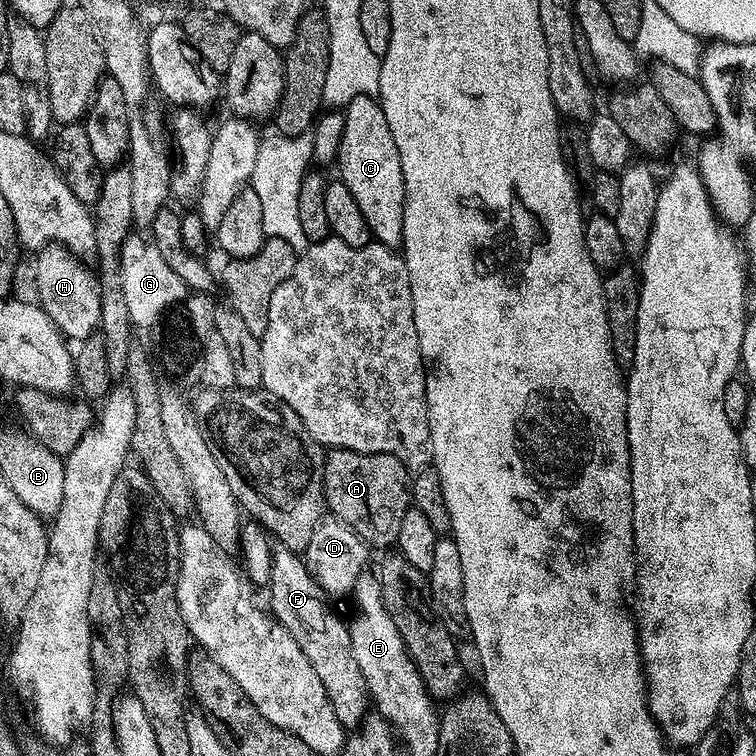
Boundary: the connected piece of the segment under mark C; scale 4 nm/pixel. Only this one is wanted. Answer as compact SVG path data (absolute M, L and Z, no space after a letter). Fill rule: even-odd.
M356 96L352 101L343 105L344 129L342 130L342 146L338 157L339 179L344 181L344 185L354 194L358 206L362 209L362 218L366 218L366 226L372 232L372 240L378 244L385 244L387 248L399 249L404 238L404 179L402 178L402 162L398 162L398 146L394 146L394 134L390 134L390 125L386 122L386 114L382 114L382 106L376 96Z

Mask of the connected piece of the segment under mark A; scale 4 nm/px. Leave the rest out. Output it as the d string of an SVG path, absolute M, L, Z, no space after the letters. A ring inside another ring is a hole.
M331 449L324 458L324 502L327 511L350 526L365 544L387 549L395 545L398 526L402 526L402 518L406 518L406 510L412 504L410 469L394 454Z

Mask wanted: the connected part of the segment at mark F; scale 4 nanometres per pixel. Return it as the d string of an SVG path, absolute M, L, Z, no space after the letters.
M273 547L270 582L266 586L266 592L267 607L271 615L290 632L294 642L298 642L302 654L306 654L310 666L314 666L322 686L326 686L334 714L338 714L338 720L342 722L344 729L359 729L364 717L369 715L370 697L366 678L362 678L362 670L358 670L358 661L354 658L354 646L350 642L345 617L340 617L328 605L328 593L322 590L322 586L318 586L303 559L288 548Z

